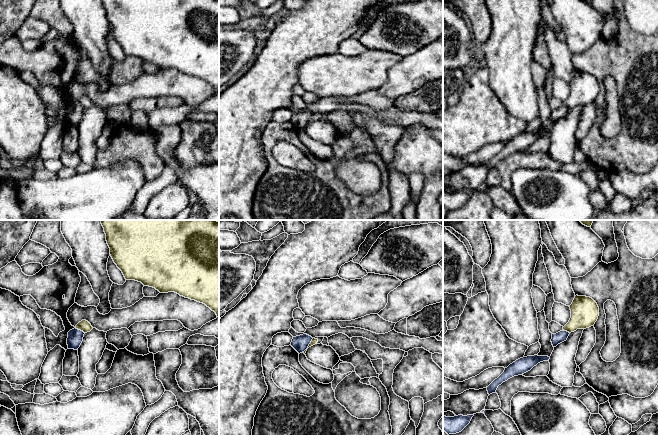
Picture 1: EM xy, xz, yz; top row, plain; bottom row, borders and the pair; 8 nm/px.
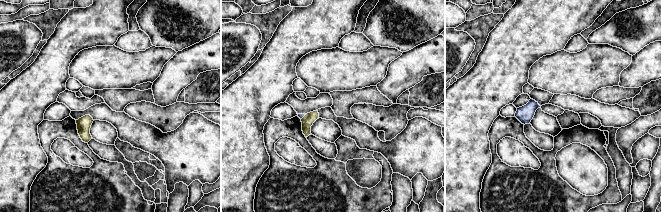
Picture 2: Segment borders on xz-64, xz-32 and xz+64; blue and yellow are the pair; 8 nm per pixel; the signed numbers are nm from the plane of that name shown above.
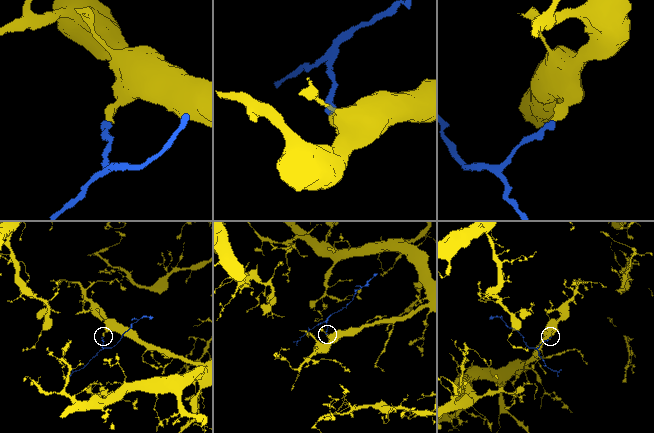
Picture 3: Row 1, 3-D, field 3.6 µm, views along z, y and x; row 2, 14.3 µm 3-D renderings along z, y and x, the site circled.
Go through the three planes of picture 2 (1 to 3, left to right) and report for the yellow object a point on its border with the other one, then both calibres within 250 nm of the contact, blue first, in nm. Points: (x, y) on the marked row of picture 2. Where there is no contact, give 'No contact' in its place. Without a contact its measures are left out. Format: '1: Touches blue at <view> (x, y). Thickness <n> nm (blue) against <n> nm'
1: No contact
2: Touches blue at xz-32 (303, 116). Thickness 40 nm (blue) against 100 nm
3: No contact

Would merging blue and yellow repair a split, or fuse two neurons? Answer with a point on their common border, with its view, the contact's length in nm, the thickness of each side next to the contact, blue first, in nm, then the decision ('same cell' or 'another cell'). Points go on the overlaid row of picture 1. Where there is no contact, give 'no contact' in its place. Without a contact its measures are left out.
contact xy (80, 330); length 90 nm; calibres 130 and 90 nm; another cell

